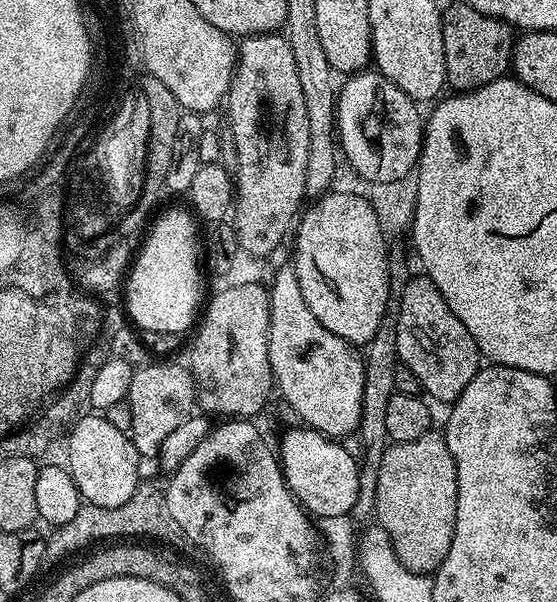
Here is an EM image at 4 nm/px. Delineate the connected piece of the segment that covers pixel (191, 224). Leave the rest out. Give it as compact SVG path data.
M180 208L162 213L153 222L140 248L140 257L135 257L126 276L128 312L132 315L131 323L137 329L183 334L188 327L193 327L201 307L200 272L202 276L202 256L198 251L195 223L193 213L188 210L183 212Z

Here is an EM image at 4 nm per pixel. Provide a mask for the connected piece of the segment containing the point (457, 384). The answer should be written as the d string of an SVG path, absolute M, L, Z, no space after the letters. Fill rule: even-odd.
M423 274L413 275L402 290L402 306L396 319L396 355L399 363L405 364L414 378L418 378L421 389L425 393L429 392L427 395L433 401L441 400L444 406L451 405L453 400L460 397L462 390L470 386L470 378L474 378L474 374L482 367L482 357L470 330L466 330L458 314L454 314L454 310L446 306L446 298L442 298L438 286L434 286L432 279Z

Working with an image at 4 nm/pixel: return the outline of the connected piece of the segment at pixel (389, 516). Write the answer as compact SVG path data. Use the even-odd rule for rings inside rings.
M429 430L414 442L389 443L378 466L374 520L390 538L402 566L417 574L435 573L450 550L457 510L456 467L443 431Z

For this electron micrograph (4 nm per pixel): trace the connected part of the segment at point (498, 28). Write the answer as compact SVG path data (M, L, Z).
M467 2L452 4L442 12L442 38L449 89L457 93L473 92L509 75L514 29L505 20L482 14Z

